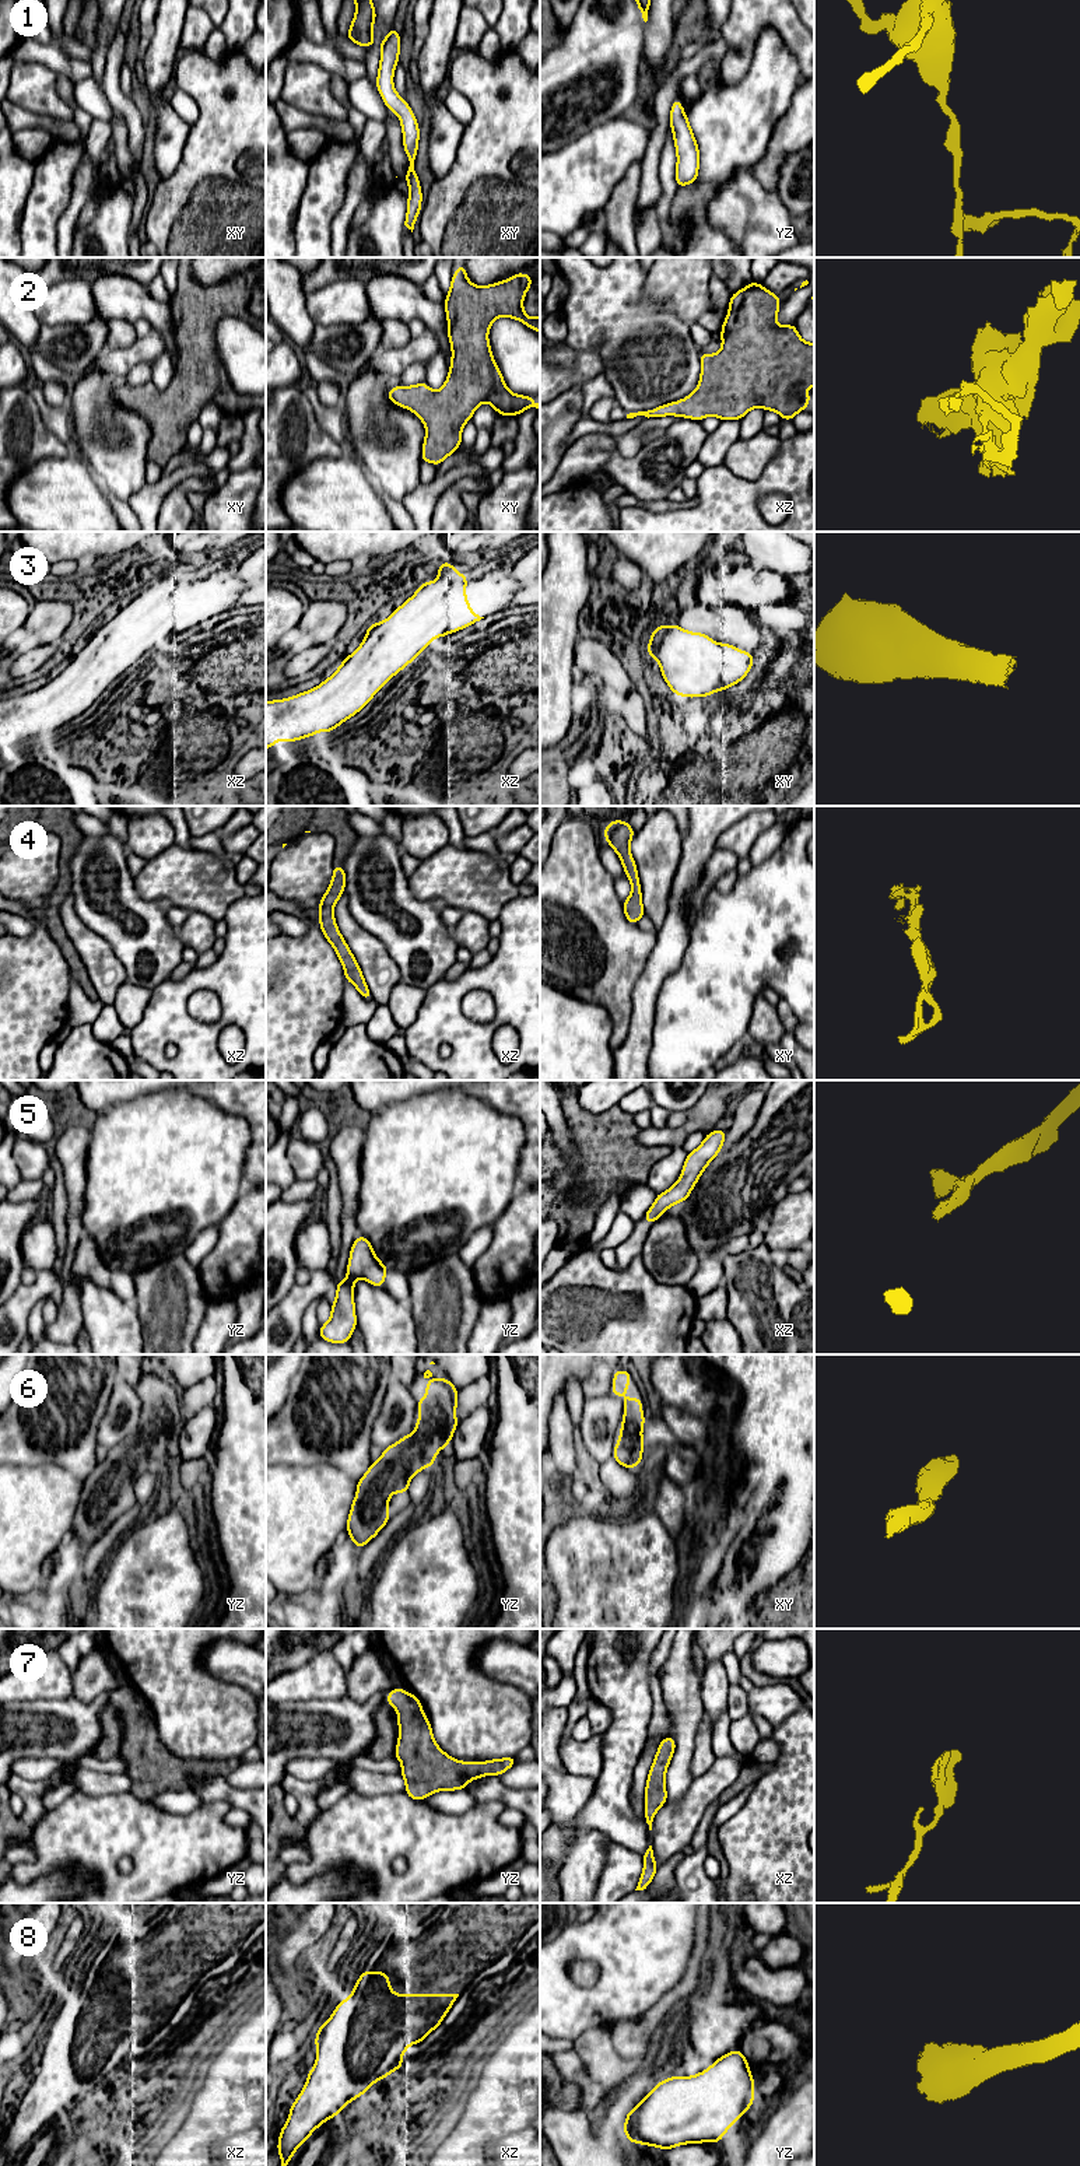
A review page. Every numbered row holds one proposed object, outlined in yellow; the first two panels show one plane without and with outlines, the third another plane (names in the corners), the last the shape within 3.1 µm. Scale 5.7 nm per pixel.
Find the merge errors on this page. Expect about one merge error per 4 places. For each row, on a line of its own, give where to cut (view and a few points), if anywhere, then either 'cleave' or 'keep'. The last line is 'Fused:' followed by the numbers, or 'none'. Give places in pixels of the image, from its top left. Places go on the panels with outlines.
1: cut none; keep
2: cut none; keep
3: cut none; keep
4: cut none; keep
5: cut none; keep
6: cut none; keep
7: cut none; keep
8: cut none; keep
Fused: none

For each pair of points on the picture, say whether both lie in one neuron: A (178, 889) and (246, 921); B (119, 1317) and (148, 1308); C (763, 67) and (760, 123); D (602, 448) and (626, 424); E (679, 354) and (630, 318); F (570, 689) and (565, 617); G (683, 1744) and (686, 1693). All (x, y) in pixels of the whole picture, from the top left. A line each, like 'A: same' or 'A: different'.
A: different
B: different
C: same
D: different
E: same
F: same
G: same

